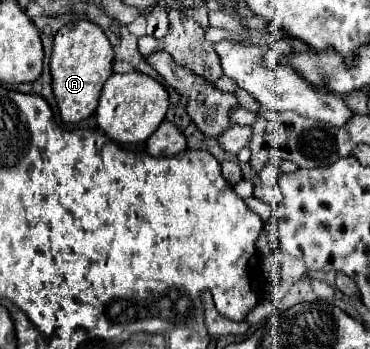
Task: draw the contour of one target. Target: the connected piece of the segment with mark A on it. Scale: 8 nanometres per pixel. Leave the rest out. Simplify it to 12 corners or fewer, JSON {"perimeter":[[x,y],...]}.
{"perimeter":[[76,20],[54,36],[52,90],[64,122],[96,112],[114,50]]}

